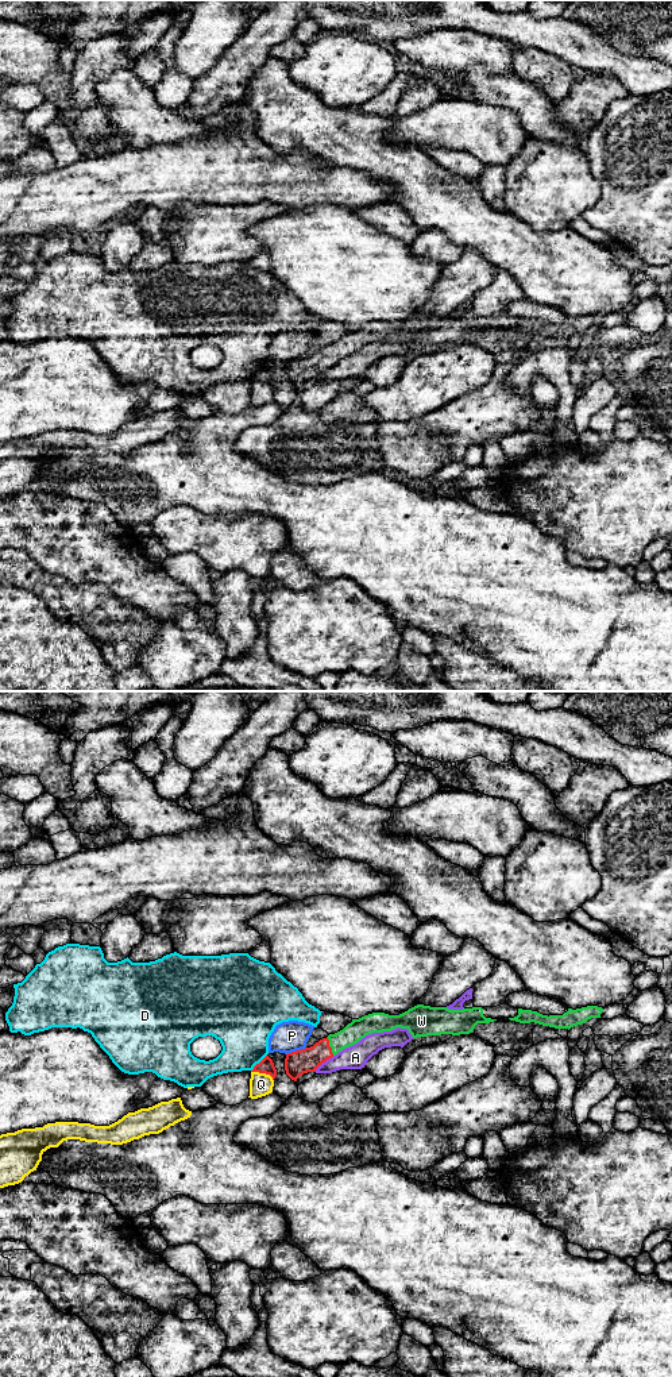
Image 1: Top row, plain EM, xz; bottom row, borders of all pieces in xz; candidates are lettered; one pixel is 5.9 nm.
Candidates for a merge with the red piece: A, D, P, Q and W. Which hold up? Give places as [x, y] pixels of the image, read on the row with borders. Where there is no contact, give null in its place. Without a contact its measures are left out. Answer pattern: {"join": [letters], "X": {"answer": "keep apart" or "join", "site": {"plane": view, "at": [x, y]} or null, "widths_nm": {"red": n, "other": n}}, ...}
{"join": ["W"], "A": {"answer": "keep apart", "site": {"plane": "xz", "at": [324, 1061]}, "widths_nm": {"red": 150, "other": 140}}, "D": {"answer": "keep apart", "site": {"plane": "xz", "at": [259, 1063]}, "widths_nm": {"red": 90, "other": 340}}, "P": {"answer": "keep apart", "site": {"plane": "xz", "at": [296, 1050]}, "widths_nm": {"red": 150, "other": 180}}, "Q": {"answer": "keep apart", "site": {"plane": "xz", "at": [263, 1072]}, "widths_nm": {"red": 90, "other": 140}}, "W": {"answer": "join", "site": {"plane": "xz", "at": [329, 1046]}, "widths_nm": {"red": 150, "other": 120}}}

